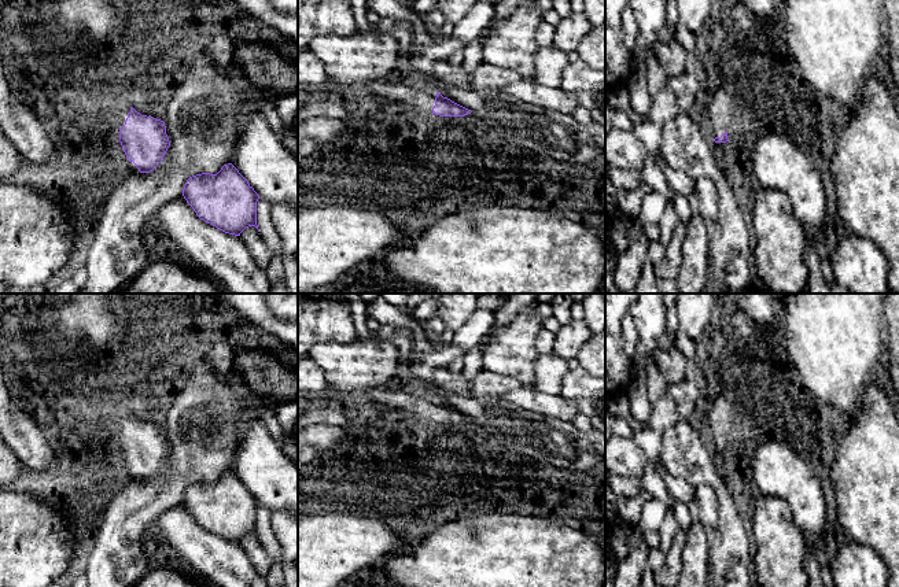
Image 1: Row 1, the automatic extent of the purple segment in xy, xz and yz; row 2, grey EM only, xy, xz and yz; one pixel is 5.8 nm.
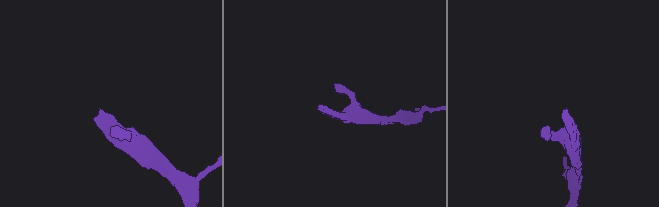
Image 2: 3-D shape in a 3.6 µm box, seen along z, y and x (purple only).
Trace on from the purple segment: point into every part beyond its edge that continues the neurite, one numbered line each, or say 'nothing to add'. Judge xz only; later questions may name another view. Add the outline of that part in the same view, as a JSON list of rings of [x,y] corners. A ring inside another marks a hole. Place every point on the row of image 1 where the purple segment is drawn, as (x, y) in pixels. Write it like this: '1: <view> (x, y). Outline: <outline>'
1: xz (397, 89). Outline: [[[388,78],[368,82],[362,91],[391,101],[416,106],[432,114],[436,91],[406,78]]]

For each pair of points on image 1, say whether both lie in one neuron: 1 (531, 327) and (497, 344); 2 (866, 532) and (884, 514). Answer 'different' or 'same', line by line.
1: same
2: same

